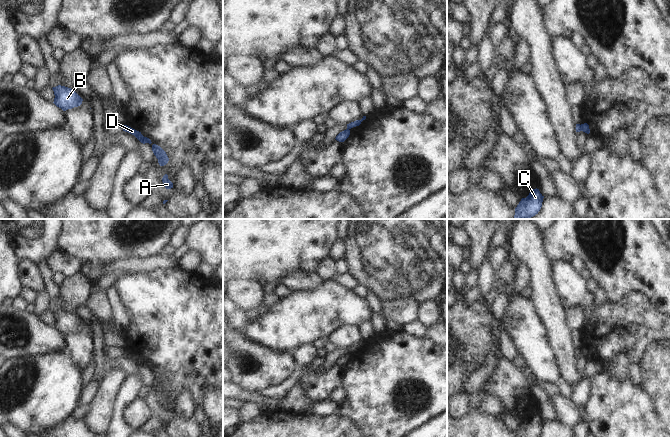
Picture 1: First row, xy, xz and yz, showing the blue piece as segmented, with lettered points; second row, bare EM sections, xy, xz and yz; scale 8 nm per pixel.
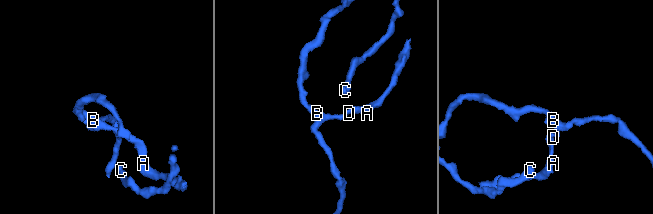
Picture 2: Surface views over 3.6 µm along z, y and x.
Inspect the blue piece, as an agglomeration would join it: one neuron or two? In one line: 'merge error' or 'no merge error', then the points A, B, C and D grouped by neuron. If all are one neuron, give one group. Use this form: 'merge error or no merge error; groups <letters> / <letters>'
merge error; groups A D / B C

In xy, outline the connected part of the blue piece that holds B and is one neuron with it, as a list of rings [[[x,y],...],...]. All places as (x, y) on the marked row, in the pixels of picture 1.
[[[58,85],[52,88],[54,91],[54,104],[63,111],[78,107],[83,99],[71,88]]]

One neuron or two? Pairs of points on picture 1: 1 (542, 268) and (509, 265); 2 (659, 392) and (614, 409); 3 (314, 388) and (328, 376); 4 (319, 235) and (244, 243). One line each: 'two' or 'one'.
1: two
2: two
3: one
4: one

